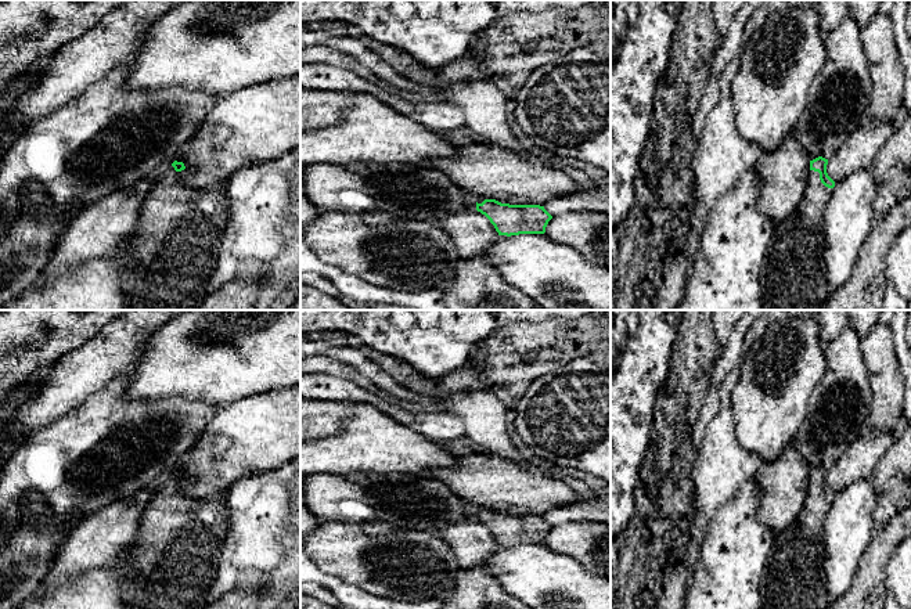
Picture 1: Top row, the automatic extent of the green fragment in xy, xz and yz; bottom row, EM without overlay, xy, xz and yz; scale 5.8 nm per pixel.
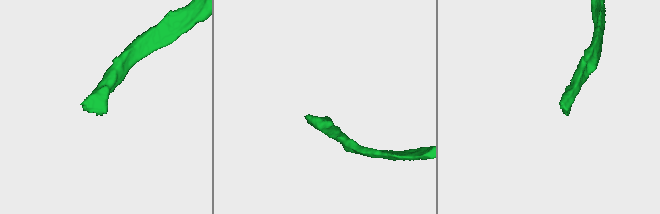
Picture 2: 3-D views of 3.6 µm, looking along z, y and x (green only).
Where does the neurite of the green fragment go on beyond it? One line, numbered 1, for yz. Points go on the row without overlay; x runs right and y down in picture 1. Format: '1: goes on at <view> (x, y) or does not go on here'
1: goes on at yz (794, 577)

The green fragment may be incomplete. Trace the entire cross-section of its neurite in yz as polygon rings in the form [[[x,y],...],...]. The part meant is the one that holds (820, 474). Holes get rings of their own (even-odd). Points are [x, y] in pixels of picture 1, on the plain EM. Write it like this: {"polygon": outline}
{"polygon": [[[828,469],[810,471],[809,489],[797,519],[784,531],[774,534],[774,544],[763,570],[760,584],[761,609],[829,609],[831,599],[825,580],[822,543],[824,520],[835,491],[827,483]]]}

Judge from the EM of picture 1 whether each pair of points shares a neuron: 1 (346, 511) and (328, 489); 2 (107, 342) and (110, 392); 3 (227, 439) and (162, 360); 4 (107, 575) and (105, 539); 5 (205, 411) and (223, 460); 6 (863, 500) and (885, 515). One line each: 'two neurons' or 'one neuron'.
1: one neuron
2: two neurons
3: two neurons
4: two neurons
5: two neurons
6: two neurons

